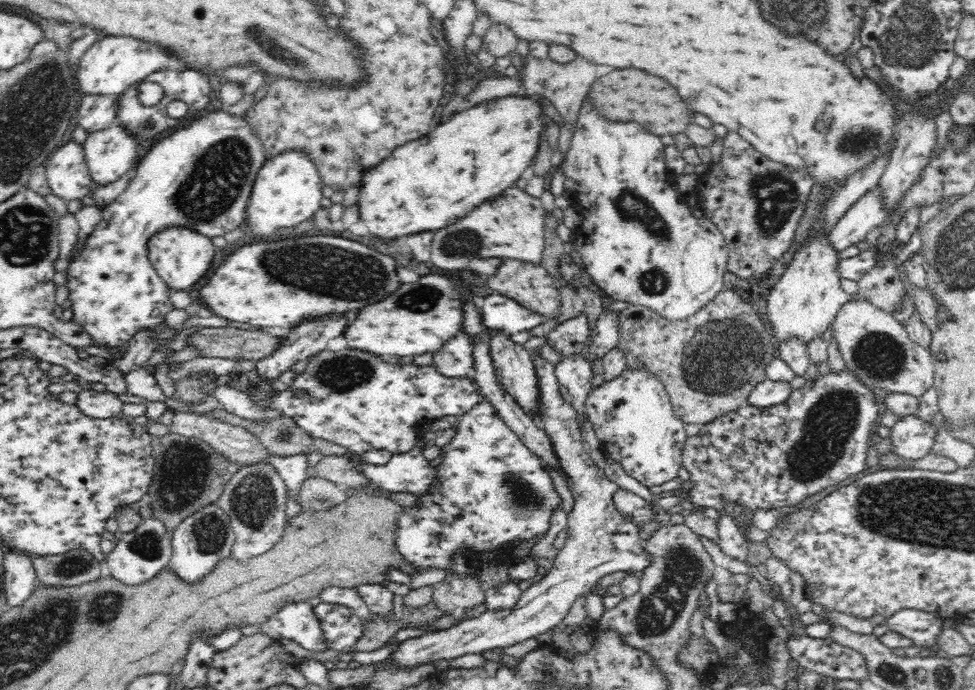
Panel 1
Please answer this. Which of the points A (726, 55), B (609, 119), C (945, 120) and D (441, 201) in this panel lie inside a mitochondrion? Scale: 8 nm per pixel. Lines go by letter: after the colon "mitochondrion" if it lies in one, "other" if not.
A: other
B: other
C: other
D: other

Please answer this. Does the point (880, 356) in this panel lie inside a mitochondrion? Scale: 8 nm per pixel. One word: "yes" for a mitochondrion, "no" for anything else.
yes

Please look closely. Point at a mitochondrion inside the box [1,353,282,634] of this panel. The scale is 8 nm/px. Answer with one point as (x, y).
(186, 469)

